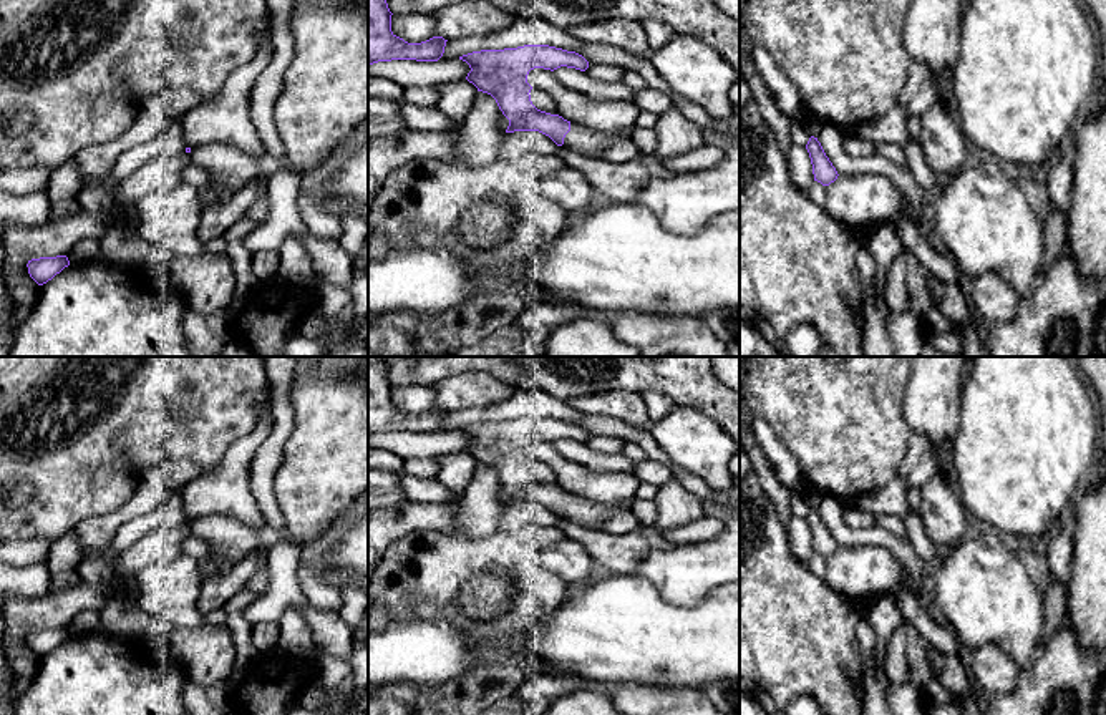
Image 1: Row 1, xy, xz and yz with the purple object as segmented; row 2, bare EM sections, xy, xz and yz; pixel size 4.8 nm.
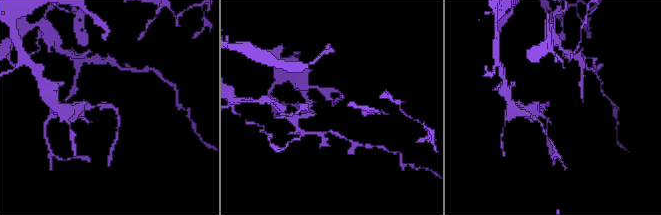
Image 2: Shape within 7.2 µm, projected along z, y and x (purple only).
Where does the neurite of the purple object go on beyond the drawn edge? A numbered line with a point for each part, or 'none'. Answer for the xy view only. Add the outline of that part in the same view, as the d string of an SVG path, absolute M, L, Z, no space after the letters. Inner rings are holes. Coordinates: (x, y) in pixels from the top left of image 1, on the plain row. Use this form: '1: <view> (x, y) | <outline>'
1: xy (229, 538) | M219 513L202 514L191 519L191 533L204 539L211 551L221 556L222 566L219 574L232 569L240 559L252 552L257 546L274 546L280 541L293 539L298 542L289 529L277 531L264 526L259 529Z

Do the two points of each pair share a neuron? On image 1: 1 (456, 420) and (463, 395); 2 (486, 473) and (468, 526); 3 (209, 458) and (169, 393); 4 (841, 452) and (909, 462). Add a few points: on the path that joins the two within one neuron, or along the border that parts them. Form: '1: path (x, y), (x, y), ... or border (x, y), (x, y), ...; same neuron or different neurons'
1: border (498, 402), (448, 412); different neurons
2: path (485, 486), (480, 513); same neuron
3: path (204, 442), (201, 425), (186, 410); same neuron
4: border (912, 433), (896, 473); different neurons

